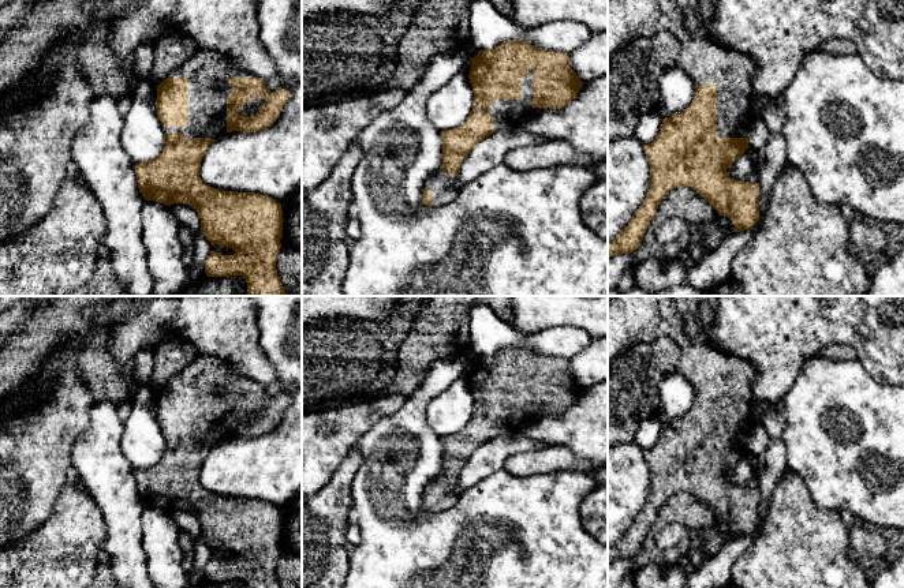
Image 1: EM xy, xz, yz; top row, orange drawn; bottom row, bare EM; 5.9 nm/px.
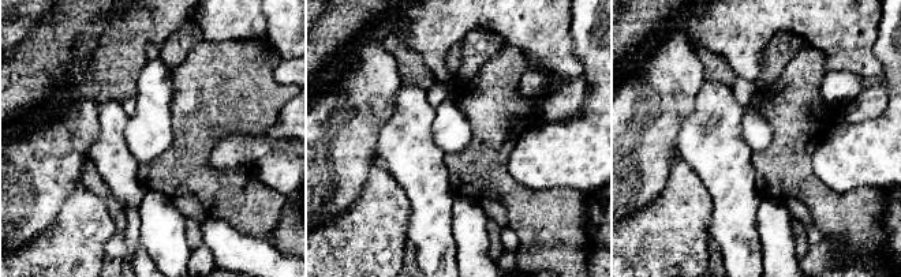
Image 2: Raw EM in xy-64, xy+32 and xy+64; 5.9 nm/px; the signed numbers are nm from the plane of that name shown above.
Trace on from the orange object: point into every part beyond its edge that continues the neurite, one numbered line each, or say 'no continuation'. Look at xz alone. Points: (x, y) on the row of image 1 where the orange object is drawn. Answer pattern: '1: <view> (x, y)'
1: xz (508, 113)
2: xz (444, 188)

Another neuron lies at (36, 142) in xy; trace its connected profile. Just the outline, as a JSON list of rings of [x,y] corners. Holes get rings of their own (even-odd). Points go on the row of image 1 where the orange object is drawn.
[[[66,55],[53,83],[44,87],[40,98],[36,102],[22,102],[11,117],[0,124],[0,244],[37,225],[52,209],[64,180],[75,172],[71,160],[72,141],[90,119],[93,97],[78,61]]]

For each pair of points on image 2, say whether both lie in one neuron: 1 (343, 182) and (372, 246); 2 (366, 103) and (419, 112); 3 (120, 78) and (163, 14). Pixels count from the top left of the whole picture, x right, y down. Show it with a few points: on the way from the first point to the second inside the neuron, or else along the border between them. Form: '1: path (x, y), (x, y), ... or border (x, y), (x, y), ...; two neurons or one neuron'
1: border (367, 175), (361, 195), (343, 213), (326, 223); two neurons
2: border (403, 85), (395, 96), (393, 113), (377, 135); two neurons
3: path (120, 62), (120, 56), (146, 30); one neuron

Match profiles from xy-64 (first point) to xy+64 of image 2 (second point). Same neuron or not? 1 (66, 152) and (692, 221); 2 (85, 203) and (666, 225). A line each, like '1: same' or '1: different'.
1: different
2: same

